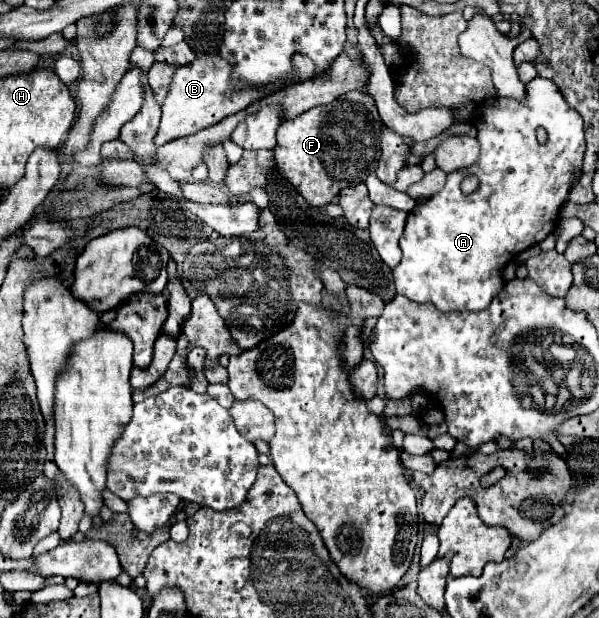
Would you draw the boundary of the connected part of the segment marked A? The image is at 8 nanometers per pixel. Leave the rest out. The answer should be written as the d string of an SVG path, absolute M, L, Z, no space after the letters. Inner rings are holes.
M535 77L525 91L527 95L521 101L499 97L493 105L489 105L489 109L485 109L475 123L481 149L475 165L449 173L445 187L427 201L417 203L409 213L405 233L401 237L403 259L393 269L397 293L415 303L429 301L439 311L481 311L505 285L499 275L501 269L527 247L541 243L557 227L559 211L565 205L573 185L573 173L583 167L583 121L581 115L565 103L565 97L553 81ZM539 127L547 131L545 143L537 141ZM465 175L477 175L481 181L479 189L471 195L463 195L461 191L461 181Z

